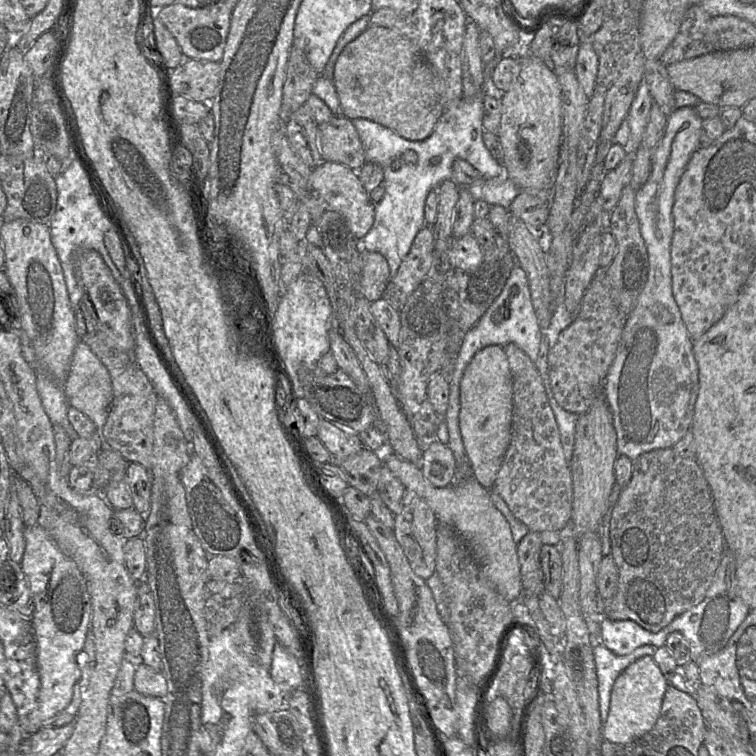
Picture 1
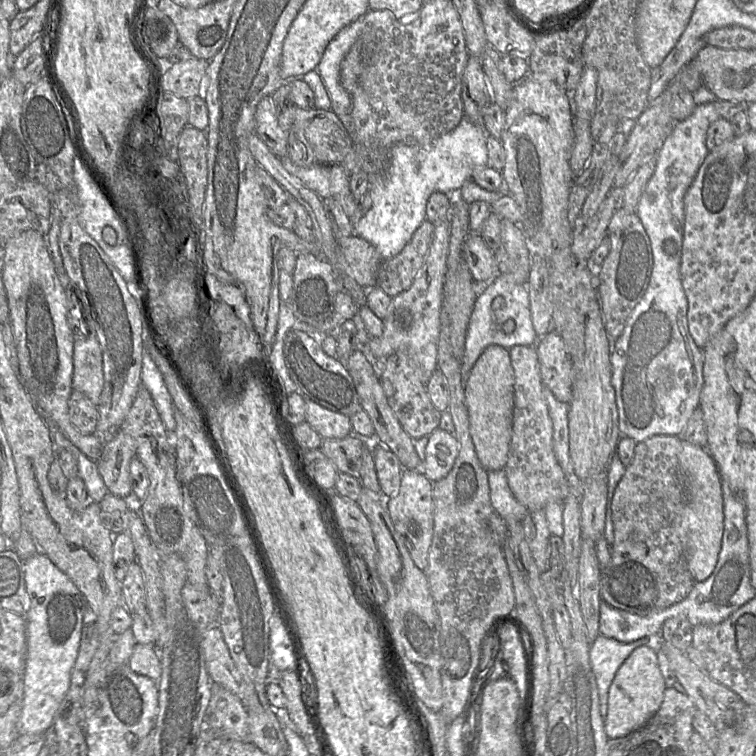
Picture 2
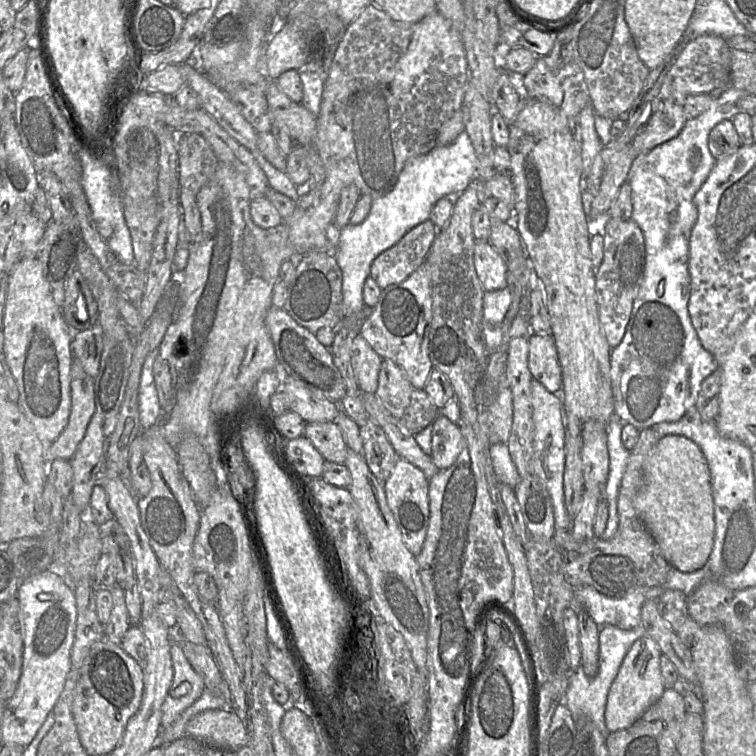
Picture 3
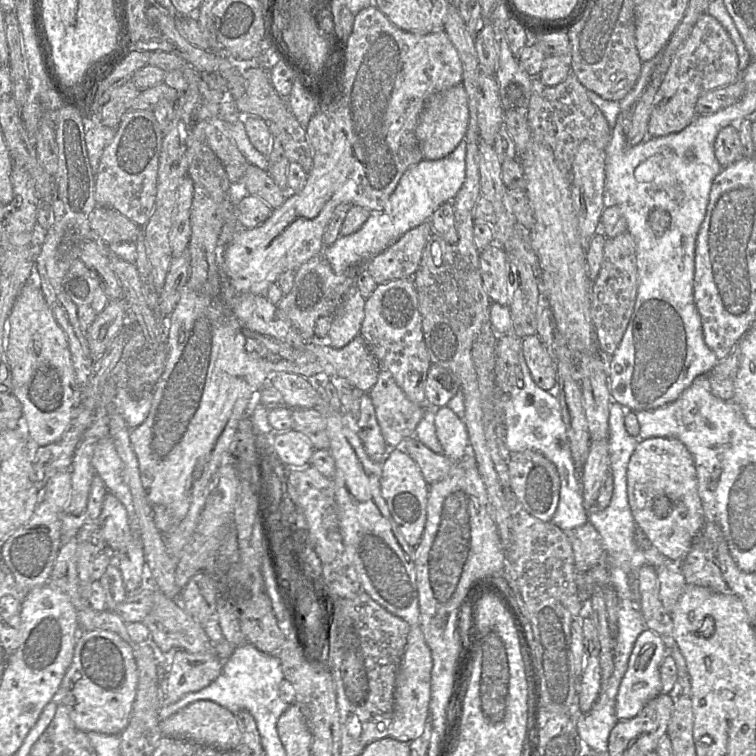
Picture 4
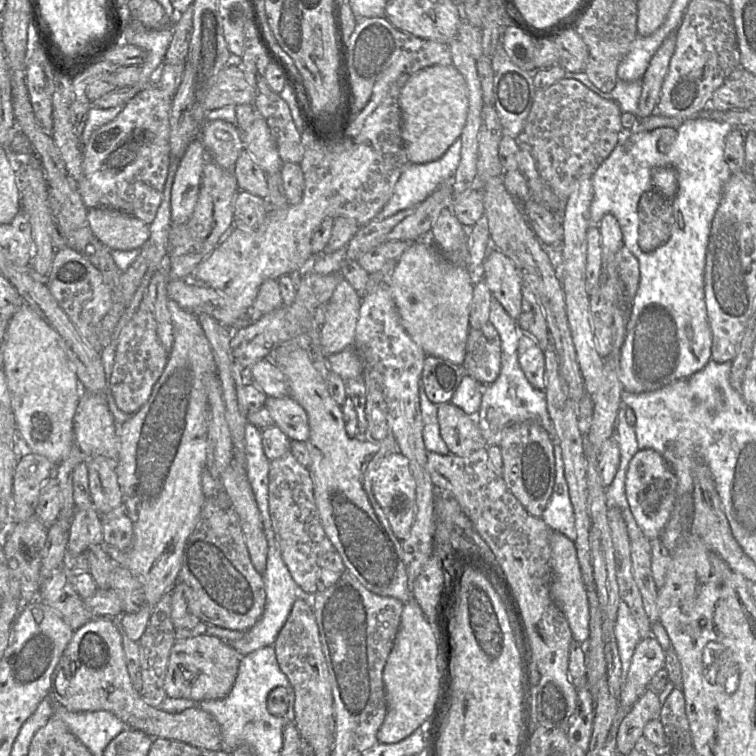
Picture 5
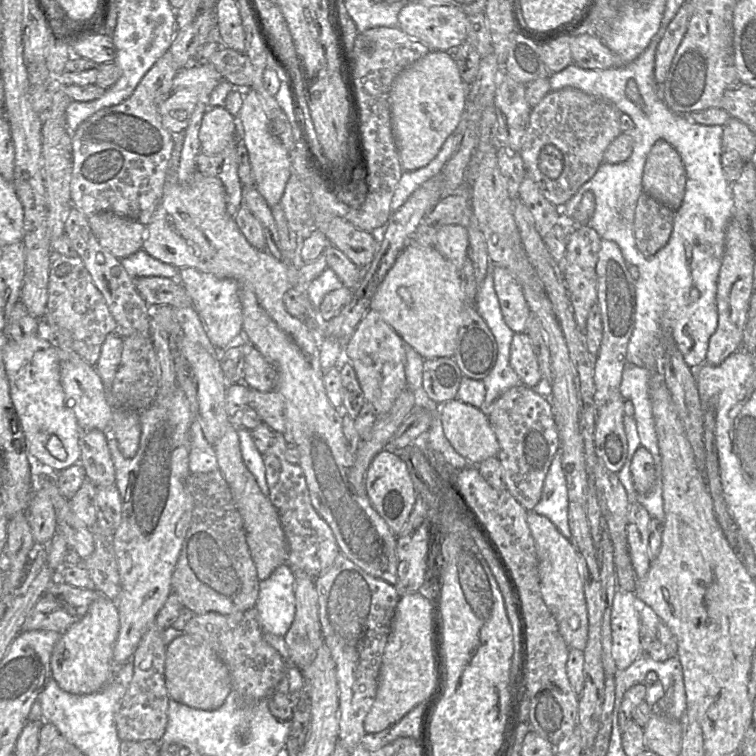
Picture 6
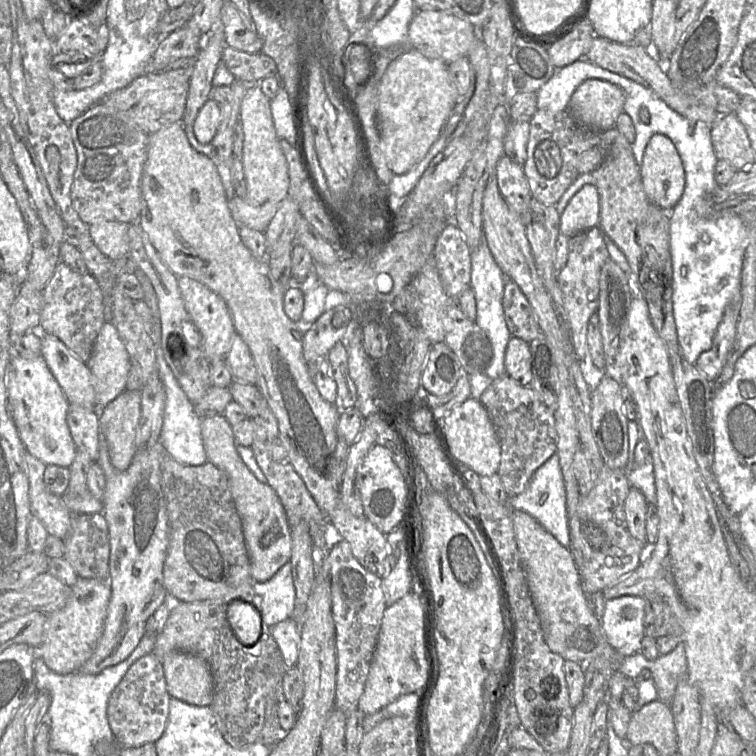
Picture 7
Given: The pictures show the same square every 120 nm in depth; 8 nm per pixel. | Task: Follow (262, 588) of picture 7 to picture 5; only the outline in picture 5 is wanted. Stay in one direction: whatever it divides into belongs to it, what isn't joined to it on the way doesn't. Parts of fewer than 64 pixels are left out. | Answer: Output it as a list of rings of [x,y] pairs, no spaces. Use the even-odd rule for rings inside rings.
[[[271,517],[261,519],[268,540],[267,566],[262,575],[266,591],[265,609],[259,621],[249,631],[244,632],[244,636],[236,641],[226,642],[242,657],[259,650],[260,648],[274,645],[279,632],[290,615],[295,601],[302,595],[299,586],[294,581],[282,558],[280,545],[276,541],[276,535],[274,534],[273,526],[271,525]]]

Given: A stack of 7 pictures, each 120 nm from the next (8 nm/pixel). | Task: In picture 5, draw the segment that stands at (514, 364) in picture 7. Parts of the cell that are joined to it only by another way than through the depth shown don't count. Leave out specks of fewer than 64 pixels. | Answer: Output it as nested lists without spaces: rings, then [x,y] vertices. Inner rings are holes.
[[[521,333],[518,337],[517,355],[519,365],[529,381],[538,390],[544,390],[545,358],[544,352],[530,335]]]

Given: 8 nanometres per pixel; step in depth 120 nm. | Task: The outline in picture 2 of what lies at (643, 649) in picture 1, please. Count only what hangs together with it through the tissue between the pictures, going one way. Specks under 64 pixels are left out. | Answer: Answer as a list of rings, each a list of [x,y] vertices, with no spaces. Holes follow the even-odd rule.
[[[601,634],[590,645],[590,664],[598,687],[600,714],[603,722],[607,716],[609,687],[617,670],[633,650],[642,645],[650,646],[656,652],[661,647],[656,642],[652,642],[649,637],[644,637],[630,643],[623,643]]]

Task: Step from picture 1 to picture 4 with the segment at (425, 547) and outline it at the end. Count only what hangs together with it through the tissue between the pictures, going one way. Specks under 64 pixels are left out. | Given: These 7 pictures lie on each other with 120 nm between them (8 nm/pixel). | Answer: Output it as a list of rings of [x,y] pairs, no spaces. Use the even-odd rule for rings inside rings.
[[[392,448],[389,450],[382,464],[381,492],[403,538],[409,546],[417,547],[426,524],[429,484],[425,481],[417,463],[404,449]]]

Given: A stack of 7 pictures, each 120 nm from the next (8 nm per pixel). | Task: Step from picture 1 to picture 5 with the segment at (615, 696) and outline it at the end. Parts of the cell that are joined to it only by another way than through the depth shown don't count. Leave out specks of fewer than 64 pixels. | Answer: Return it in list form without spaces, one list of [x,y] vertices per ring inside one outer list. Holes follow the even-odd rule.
[[[649,637],[639,641],[620,694],[621,706],[634,705],[648,688],[652,677],[664,667],[665,658],[665,652],[656,638]]]

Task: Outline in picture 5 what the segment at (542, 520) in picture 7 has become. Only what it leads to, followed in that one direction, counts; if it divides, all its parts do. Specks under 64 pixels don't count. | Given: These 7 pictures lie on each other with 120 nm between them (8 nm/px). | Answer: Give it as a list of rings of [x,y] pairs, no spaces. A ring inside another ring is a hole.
[[[554,443],[554,459],[556,470],[554,489],[541,519],[549,526],[550,530],[561,532],[574,542],[577,538],[574,509],[570,500],[564,461],[558,443]]]

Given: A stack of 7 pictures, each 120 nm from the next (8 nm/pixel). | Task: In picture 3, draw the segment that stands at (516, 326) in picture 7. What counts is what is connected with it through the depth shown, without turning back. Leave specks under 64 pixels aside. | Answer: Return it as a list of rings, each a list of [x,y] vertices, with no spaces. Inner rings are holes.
[[[489,241],[475,242],[474,265],[485,291],[492,292],[508,287],[507,265]]]

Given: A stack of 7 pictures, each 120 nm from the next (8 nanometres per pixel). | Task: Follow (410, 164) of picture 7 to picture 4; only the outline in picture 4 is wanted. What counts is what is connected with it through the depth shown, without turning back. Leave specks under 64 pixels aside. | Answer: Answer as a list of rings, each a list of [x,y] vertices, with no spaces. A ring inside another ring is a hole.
[[[458,83],[426,99],[416,127],[416,137],[423,159],[438,160],[452,153],[465,139],[469,122],[468,96],[463,83]]]

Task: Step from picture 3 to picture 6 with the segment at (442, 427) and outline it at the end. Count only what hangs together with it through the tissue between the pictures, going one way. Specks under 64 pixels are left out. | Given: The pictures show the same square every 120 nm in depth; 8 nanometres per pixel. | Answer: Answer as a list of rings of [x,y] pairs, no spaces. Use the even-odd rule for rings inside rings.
[[[456,398],[445,402],[439,408],[439,417],[445,437],[455,451],[472,465],[479,465],[488,457],[497,456],[499,451],[497,437],[485,411]]]

